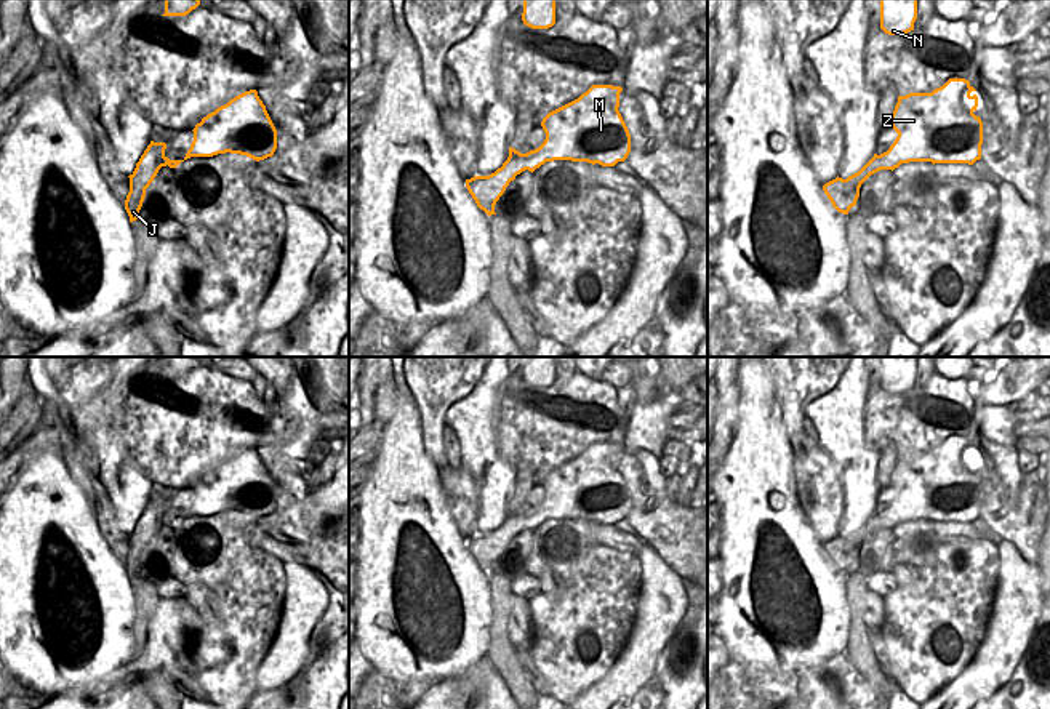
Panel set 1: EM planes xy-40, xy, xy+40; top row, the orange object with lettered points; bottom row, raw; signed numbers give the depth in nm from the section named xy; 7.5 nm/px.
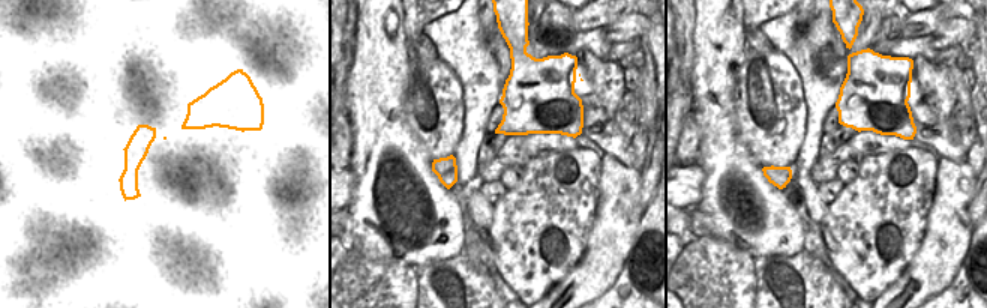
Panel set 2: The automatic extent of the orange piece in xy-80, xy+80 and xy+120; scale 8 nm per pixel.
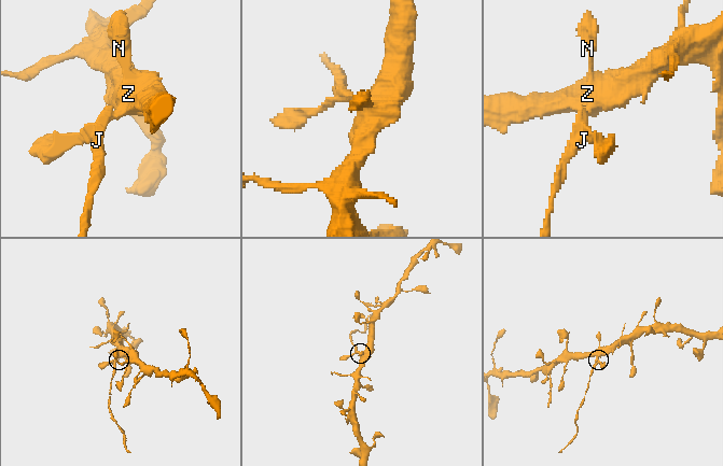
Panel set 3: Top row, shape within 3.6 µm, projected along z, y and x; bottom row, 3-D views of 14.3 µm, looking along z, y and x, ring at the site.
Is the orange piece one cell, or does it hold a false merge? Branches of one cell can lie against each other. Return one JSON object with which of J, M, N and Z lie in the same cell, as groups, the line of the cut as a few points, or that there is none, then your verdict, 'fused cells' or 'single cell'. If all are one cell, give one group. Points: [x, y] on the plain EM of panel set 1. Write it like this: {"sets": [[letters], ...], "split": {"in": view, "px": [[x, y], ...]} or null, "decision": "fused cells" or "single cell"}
{"sets": [["J"], ["M", "N", "Z"]], "split": {"in": "xy", "px": [[520, 512], [527, 527]]}, "decision": "fused cells"}

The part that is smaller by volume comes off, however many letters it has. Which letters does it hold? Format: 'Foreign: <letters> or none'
Foreign: J

